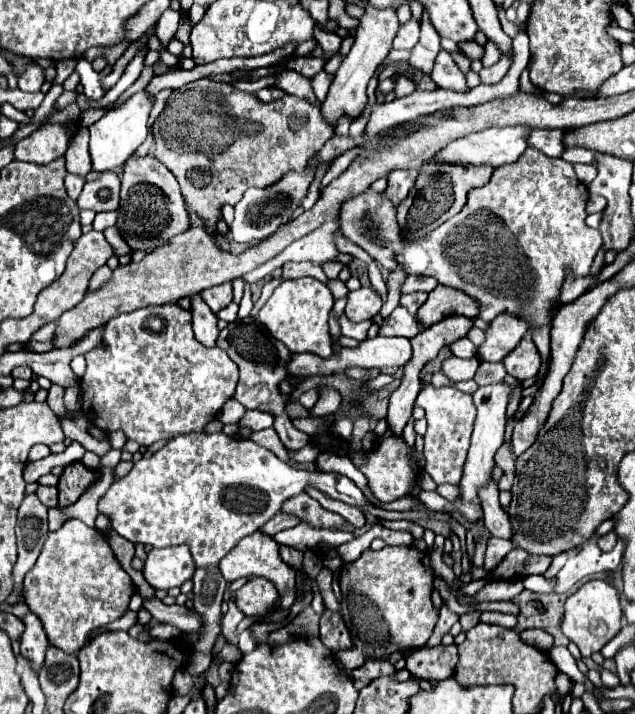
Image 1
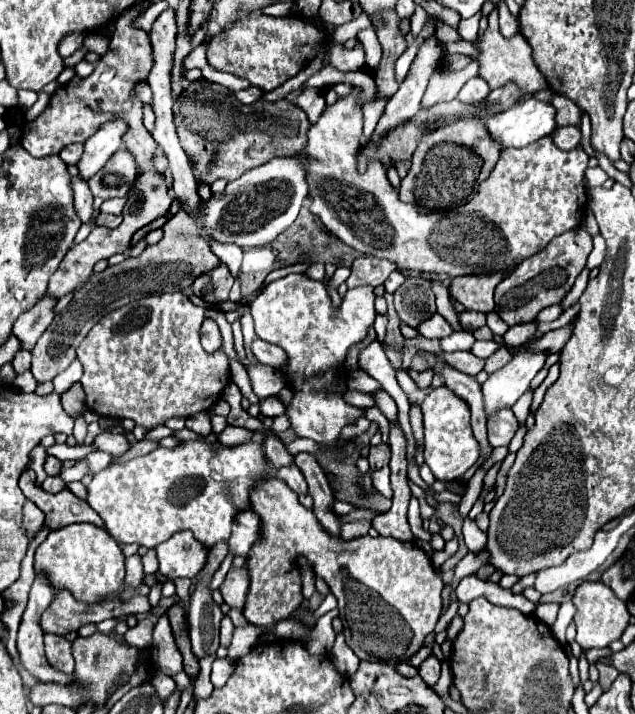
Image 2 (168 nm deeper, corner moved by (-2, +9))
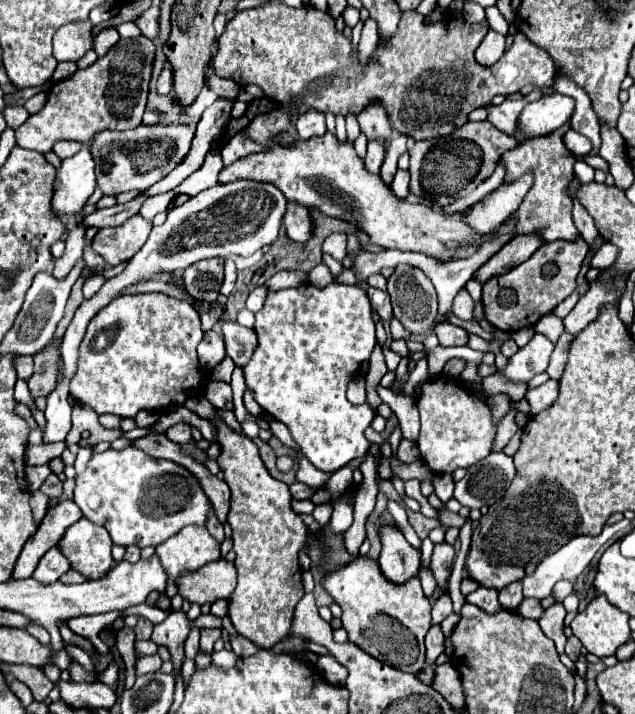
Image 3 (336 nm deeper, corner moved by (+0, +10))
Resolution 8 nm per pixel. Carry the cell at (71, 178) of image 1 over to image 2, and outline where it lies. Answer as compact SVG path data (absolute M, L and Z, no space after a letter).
M72 177L72 189L74 189L74 207L78 209L78 217L82 223L90 221L92 217L92 193L88 189L88 183L82 177Z

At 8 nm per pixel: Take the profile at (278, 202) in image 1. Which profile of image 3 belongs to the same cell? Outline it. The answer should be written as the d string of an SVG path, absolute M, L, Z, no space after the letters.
M236 180L232 184L216 184L204 192L200 192L196 198L190 198L186 204L172 208L168 212L168 218L162 226L152 228L152 234L148 236L146 244L140 248L140 252L128 262L128 266L114 278L106 280L106 284L90 298L84 300L72 322L68 324L68 330L62 338L62 358L64 358L64 380L50 392L48 406L44 410L46 416L46 428L42 434L44 444L64 442L66 434L70 430L70 404L68 404L68 380L72 378L72 372L76 370L76 350L80 346L80 340L86 332L88 322L104 308L110 300L114 300L126 286L152 280L158 274L166 272L182 272L190 264L202 260L202 258L226 258L230 254L234 256L250 256L262 246L268 246L276 240L280 232L280 220L284 216L286 198L278 188L272 188L270 184L256 184L252 180Z

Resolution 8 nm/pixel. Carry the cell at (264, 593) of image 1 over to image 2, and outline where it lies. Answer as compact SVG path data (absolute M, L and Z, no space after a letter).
M246 567L230 569L226 575L226 581L220 587L224 601L230 607L238 607L238 609L242 609L246 605L248 589L250 589L250 575L248 575Z

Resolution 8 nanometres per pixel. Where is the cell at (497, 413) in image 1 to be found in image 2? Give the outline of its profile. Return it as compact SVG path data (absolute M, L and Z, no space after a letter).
M520 353L514 355L508 365L492 373L482 383L484 393L484 413L486 417L496 415L500 409L510 409L520 395L524 395L530 387L530 381L542 369L546 361L544 353Z

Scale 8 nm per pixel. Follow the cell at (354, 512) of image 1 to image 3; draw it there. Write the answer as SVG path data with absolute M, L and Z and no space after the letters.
M384 526L382 532L380 572L390 576L390 582L402 584L412 576L418 576L420 552L406 542L402 532L394 526Z

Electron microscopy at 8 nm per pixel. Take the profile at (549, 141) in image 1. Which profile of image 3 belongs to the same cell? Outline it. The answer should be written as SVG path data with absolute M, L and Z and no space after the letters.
M568 130L564 134L564 144L576 156L588 156L590 150L592 150L592 142L586 136L582 136L578 132L572 132L572 130Z

